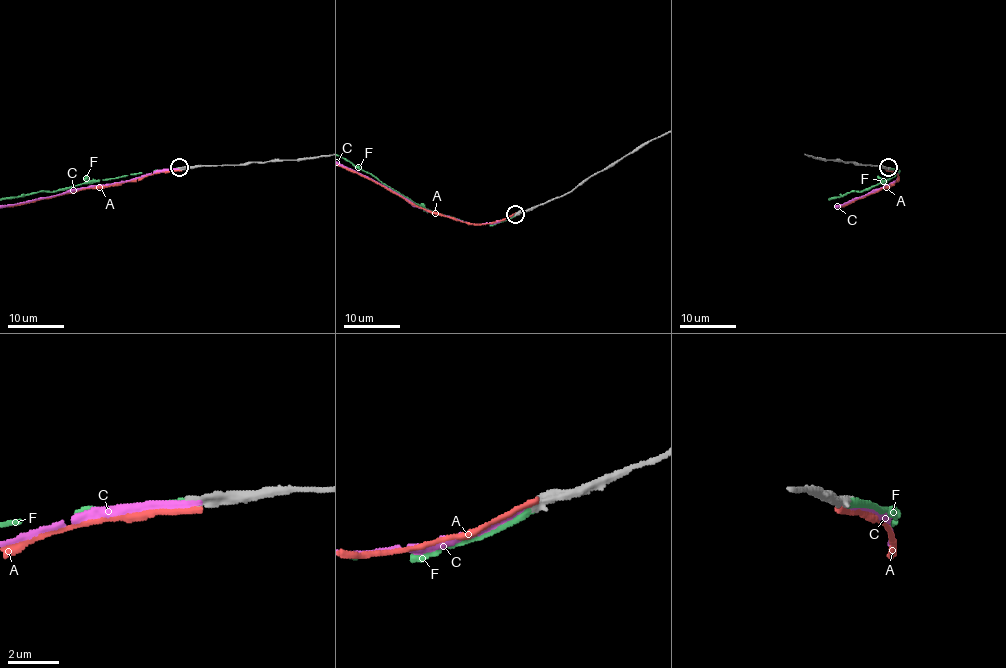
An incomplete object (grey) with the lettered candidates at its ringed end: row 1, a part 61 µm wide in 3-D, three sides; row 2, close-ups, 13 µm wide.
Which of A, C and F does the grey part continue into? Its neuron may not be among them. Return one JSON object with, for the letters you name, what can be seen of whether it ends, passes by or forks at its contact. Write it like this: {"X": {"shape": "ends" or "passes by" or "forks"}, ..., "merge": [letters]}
{"F": {"shape": "ends"}, "merge": ["F"]}

